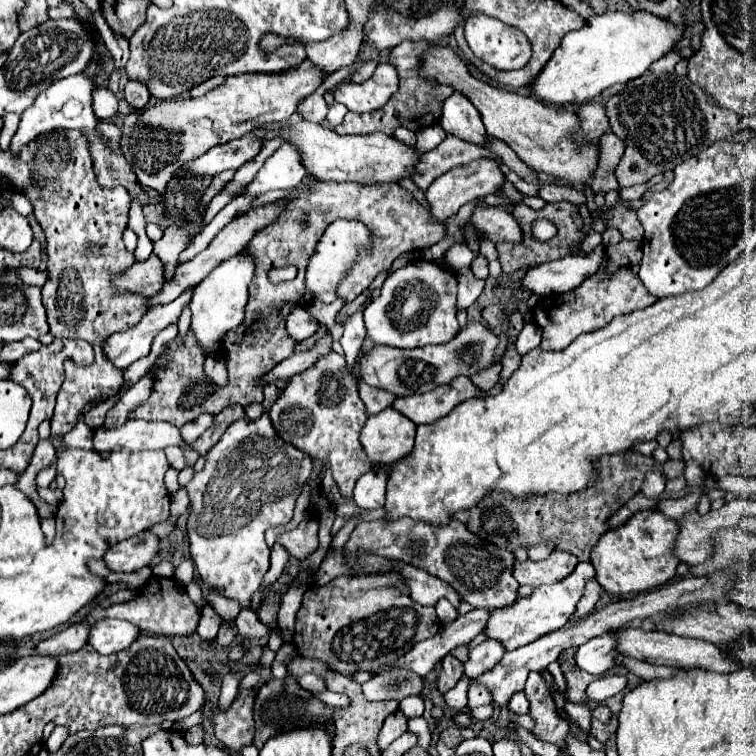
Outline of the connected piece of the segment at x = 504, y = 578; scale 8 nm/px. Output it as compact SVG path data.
M404 517L404 521L360 521L352 531L348 543L344 545L344 553L354 551L366 551L388 559L402 559L412 567L422 567L428 573L454 585L462 601L468 601L470 605L482 609L508 607L510 603L514 603L516 591L520 587L512 577L514 555L506 549L496 549L496 545L480 541L480 537L468 533L466 525L460 521L452 521L452 525L444 529L432 529L432 525L408 521L408 517Z

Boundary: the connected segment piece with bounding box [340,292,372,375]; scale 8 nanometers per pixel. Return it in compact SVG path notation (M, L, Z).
M372 292L369 294L365 302L359 307L359 309L350 316L345 324L343 336L340 339L340 344L343 347L346 370L353 375L353 364L356 362L358 351L362 346L362 343L366 336L366 328L363 320L363 311L367 304L372 301Z

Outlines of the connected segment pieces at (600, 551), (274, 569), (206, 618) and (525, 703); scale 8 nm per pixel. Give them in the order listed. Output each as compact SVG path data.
M658 509L634 513L622 527L610 529L594 545L590 561L596 567L598 583L614 595L636 595L668 583L670 579L674 579L676 567L680 565L674 553L678 533L678 521L674 521Z
M274 543L274 547L272 547L272 563L270 563L268 573L264 575L262 587L264 587L264 585L274 583L274 581L276 581L276 579L282 575L282 571L284 571L284 567L286 567L288 559L290 559L288 549L286 549L284 545L280 545L280 543Z
M204 607L202 609L202 617L200 617L200 625L198 625L198 635L206 641L214 641L218 627L220 627L222 619L214 613L212 607Z
M524 691L515 693L512 696L509 704L507 705L507 708L512 709L512 711L518 713L518 715L523 715L528 713L529 701L525 696Z

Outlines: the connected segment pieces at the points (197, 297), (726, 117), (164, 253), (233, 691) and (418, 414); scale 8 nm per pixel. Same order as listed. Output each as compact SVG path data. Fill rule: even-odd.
M240 253L222 265L218 265L196 289L190 303L192 309L192 333L204 353L204 357L218 357L224 337L228 331L236 329L244 321L244 311L248 303L248 285L254 277L256 261L252 253Z
M644 73L642 77L630 81L608 101L606 115L612 131L626 145L626 151L616 167L620 187L646 183L658 173L672 171L680 165L680 161L700 153L700 149L706 149L712 141L728 139L744 131L738 113L712 105L712 101L704 97L702 89L692 85L688 77L678 77L676 73Z
M170 225L162 239L154 243L154 253L160 255L166 261L164 275L167 281L172 279L173 273L178 266L178 255L182 249L186 249L190 241L188 229L178 229L176 225Z
M228 671L228 675L222 677L222 693L220 693L220 711L226 711L236 695L238 695L238 683L244 677L242 671Z
M440 385L438 389L422 395L400 397L394 401L394 409L410 417L416 425L432 423L448 415L460 403L460 393L450 385Z

